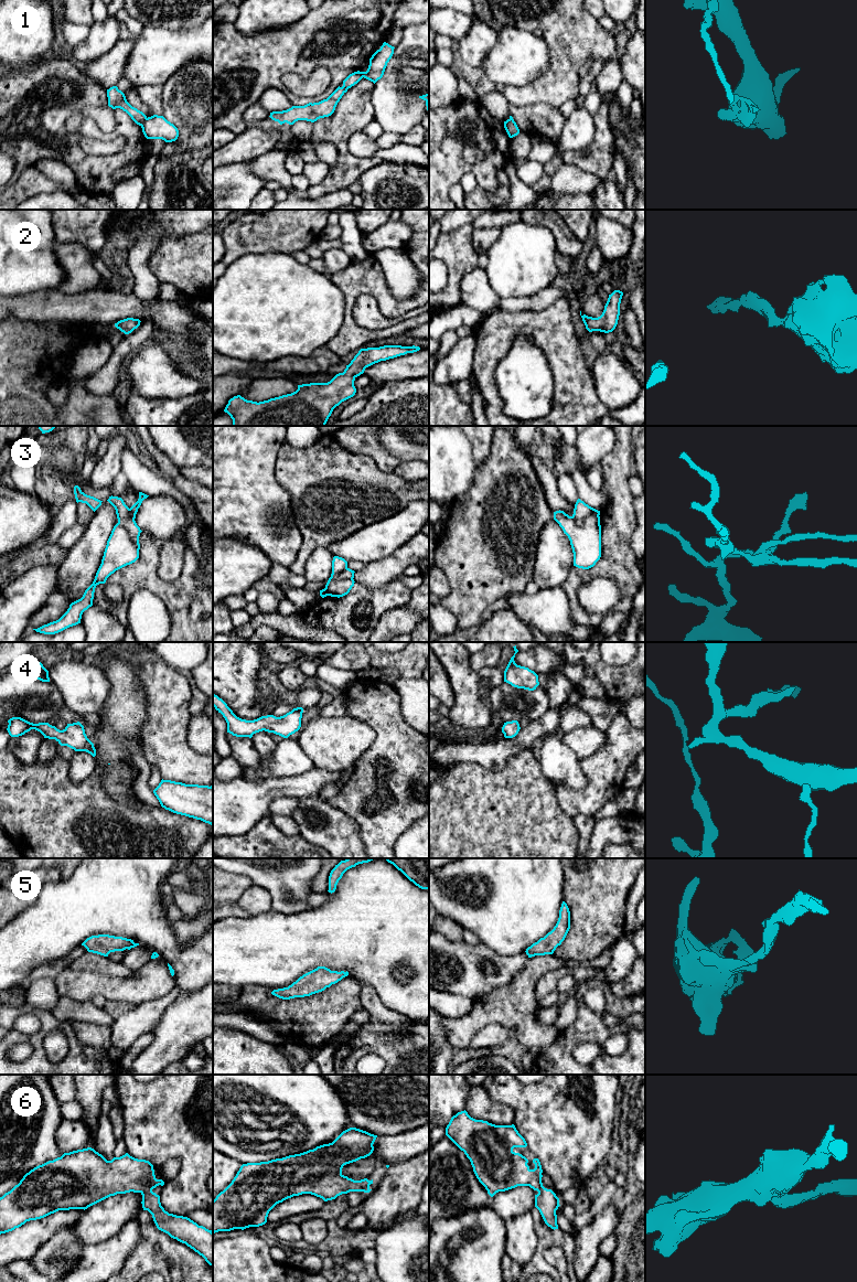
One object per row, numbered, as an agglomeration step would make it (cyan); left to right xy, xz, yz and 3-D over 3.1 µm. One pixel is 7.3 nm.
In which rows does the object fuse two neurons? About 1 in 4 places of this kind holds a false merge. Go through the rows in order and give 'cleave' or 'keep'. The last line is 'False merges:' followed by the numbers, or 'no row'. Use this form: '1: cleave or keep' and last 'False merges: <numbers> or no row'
1: cleave
2: keep
3: cleave
4: keep
5: keep
6: keep
False merges: 1, 3

